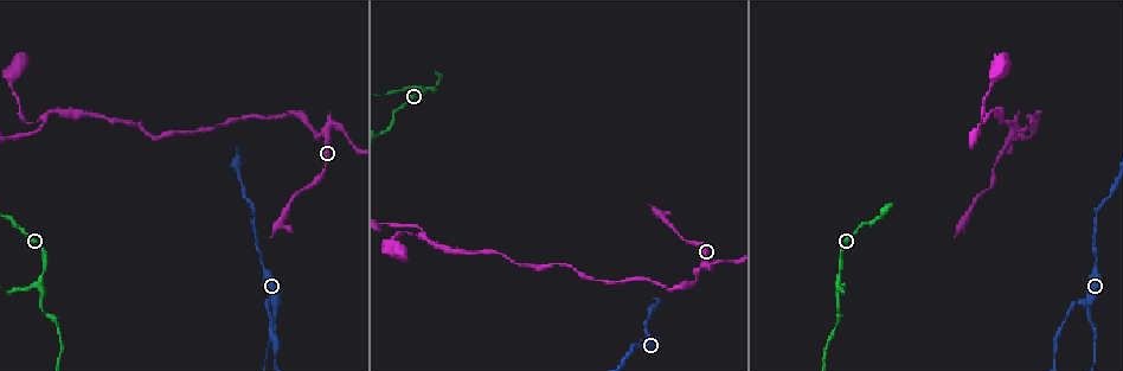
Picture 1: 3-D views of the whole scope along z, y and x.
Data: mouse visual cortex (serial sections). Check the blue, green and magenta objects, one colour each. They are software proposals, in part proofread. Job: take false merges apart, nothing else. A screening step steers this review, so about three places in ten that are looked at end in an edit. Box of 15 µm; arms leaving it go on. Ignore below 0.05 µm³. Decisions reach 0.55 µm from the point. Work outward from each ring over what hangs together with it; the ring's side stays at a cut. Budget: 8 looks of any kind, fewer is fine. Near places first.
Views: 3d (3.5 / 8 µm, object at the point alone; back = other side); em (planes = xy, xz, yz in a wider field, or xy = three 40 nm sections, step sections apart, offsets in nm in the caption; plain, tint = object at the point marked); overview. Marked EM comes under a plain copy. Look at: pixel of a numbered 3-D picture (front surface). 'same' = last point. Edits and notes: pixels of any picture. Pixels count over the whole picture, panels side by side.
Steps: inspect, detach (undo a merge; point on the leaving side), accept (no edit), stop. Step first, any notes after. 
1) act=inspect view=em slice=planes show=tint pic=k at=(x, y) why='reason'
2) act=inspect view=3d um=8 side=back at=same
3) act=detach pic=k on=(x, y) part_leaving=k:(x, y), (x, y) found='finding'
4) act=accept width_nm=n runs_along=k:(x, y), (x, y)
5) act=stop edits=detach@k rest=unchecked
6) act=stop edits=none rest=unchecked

act=inspect view=em slice=xy step=3 show=tint pic=1 at=(721, 262) why='sharp bend'

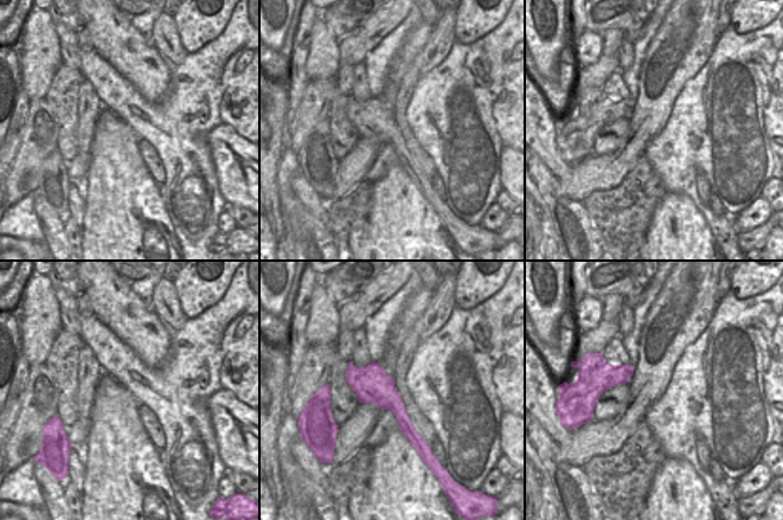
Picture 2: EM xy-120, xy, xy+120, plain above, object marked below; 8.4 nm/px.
act=inspect view=3d um=3.5 at=same why='see where the arms go'

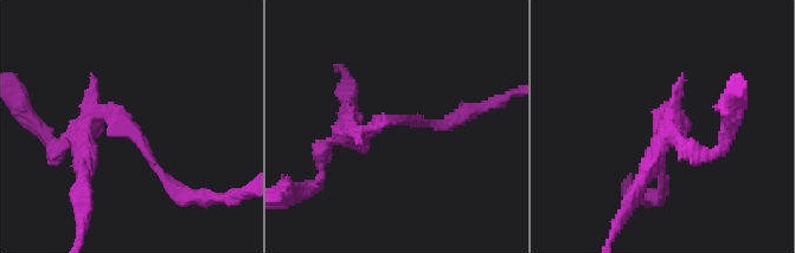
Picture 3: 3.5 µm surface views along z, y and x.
act=detach pic=3 on=(699, 155) width_nm=320 part_leaving=3:(671, 138), (716, 154), (731, 106) found='a second cell is stuck on'

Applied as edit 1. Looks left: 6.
act=inspect view=3d um=3.5 pic=1 at=(276, 309) why='small branch off a trunk'

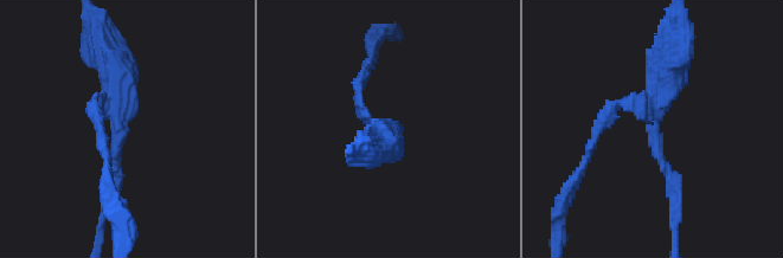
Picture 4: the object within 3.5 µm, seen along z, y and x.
act=inspect view=em slice=xy step=1 show=tint pic=4 at=(118, 128)

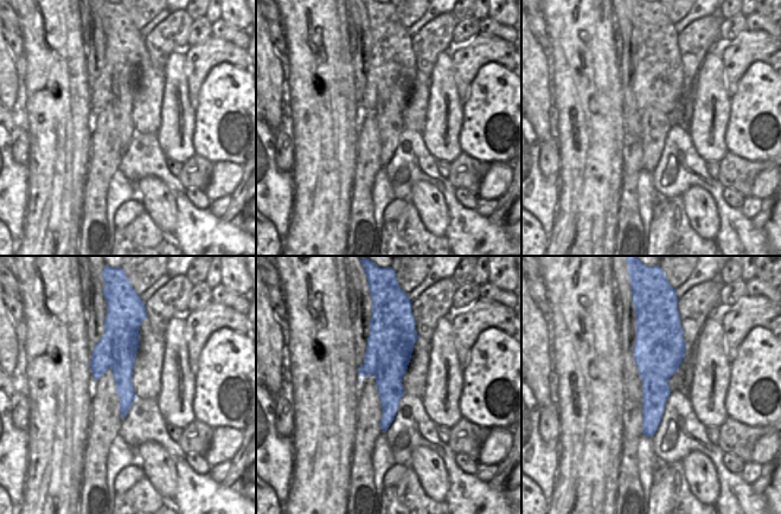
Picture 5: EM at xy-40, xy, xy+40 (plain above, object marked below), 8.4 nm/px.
act=detach pic=4 on=(363, 81) width_nm=380 part_leaving=4:(368, 120), (358, 83), (372, 52) found='two cells meet here'

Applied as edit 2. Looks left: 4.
act=inspect view=3d um=8 pic=1 at=(418, 89) why='narrows sharply'

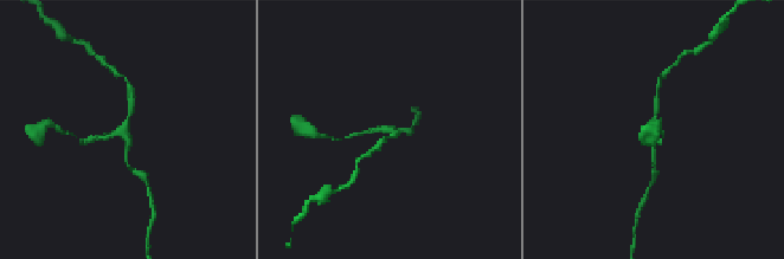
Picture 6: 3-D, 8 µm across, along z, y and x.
act=inspect view=em slice=xy step=2 show=tint pic=6 at=(122, 133)

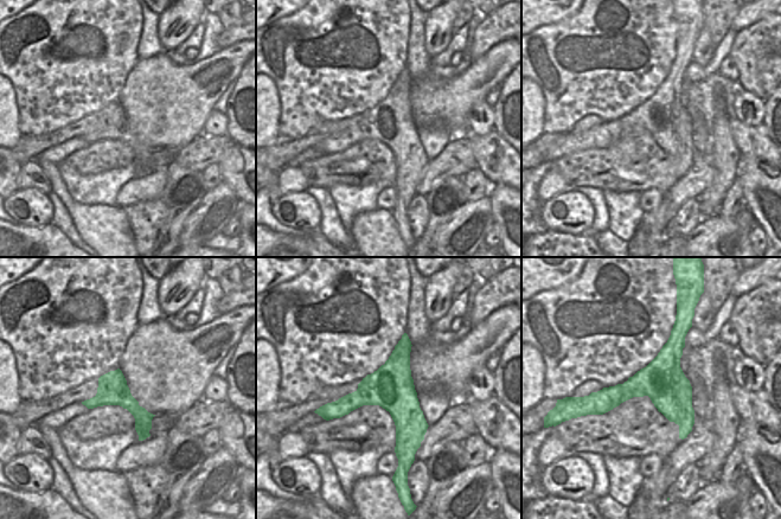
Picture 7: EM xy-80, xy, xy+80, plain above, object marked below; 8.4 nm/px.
act=accept runs_along=6:(657, 101), (653, 131), (653, 164) found='all the same cell'

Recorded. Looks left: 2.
act=stop edits=detach@3,detach@4 rest=unchecked

